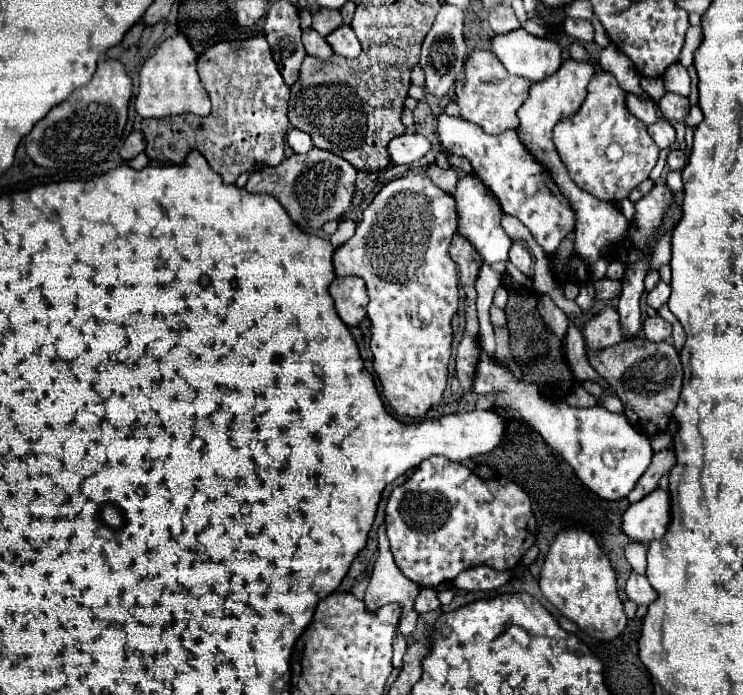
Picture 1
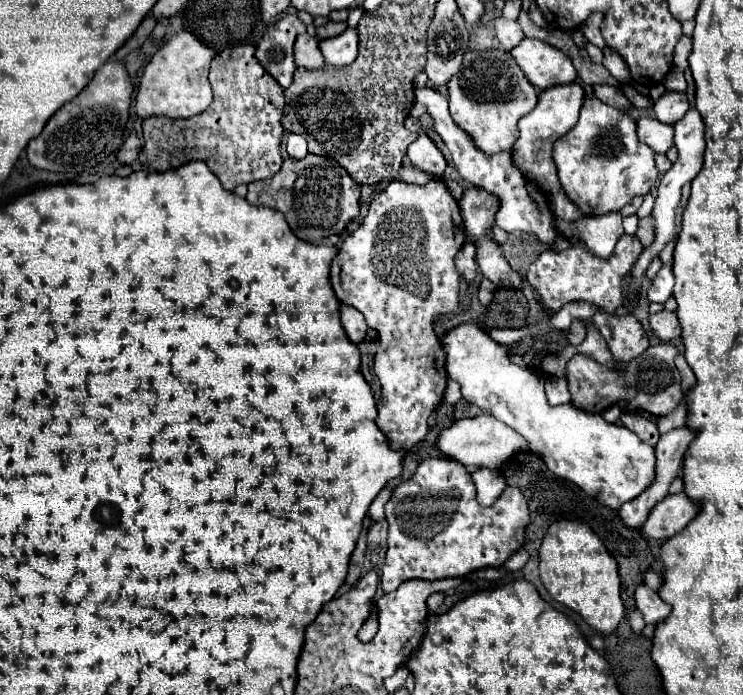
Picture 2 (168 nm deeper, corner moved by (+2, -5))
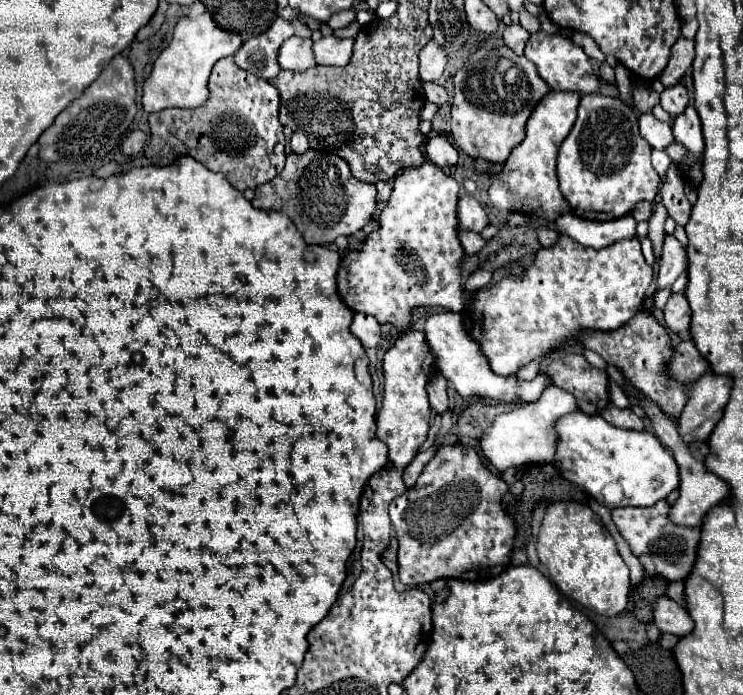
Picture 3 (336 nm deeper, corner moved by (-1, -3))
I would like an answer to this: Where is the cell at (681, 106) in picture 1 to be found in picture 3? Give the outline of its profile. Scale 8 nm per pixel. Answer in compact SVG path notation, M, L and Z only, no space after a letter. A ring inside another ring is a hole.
M674 85L674 87L666 87L662 93L660 93L660 105L662 109L676 117L678 113L682 113L688 105L688 93L686 93L686 87L684 85Z

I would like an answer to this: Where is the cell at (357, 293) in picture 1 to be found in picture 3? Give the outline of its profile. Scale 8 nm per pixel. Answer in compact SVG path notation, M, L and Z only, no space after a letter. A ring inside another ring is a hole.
M354 313L350 331L360 339L364 347L378 347L380 343L380 325L372 315Z

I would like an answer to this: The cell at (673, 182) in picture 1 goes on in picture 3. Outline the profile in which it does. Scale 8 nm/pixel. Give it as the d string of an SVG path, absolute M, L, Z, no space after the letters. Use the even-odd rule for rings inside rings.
M692 105L686 107L686 111L674 119L672 129L674 129L676 143L682 145L684 151L686 151L682 165L688 165L688 169L694 167L698 161L702 161L700 155L704 153L702 123L700 123L700 117L698 117L696 109Z

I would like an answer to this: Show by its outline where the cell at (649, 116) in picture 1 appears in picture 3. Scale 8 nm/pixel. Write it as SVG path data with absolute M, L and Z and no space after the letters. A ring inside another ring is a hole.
M538 31L528 39L524 55L536 65L538 75L550 85L552 91L594 93L594 91L600 91L600 87L602 87L602 79L598 75L594 75L594 69L586 57L586 53L578 45L574 45L568 37Z

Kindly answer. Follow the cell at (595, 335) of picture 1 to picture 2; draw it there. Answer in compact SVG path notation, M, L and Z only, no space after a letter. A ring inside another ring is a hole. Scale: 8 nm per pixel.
M597 313L591 323L599 329L617 361L631 361L643 355L649 347L649 337L639 319L633 315L617 317Z

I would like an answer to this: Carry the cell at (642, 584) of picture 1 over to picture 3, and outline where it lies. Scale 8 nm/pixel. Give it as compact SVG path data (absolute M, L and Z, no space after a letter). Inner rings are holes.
M658 597L652 613L654 613L654 625L662 633L674 633L674 635L682 637L682 635L690 633L694 627L688 611L680 603L676 603L668 597Z

